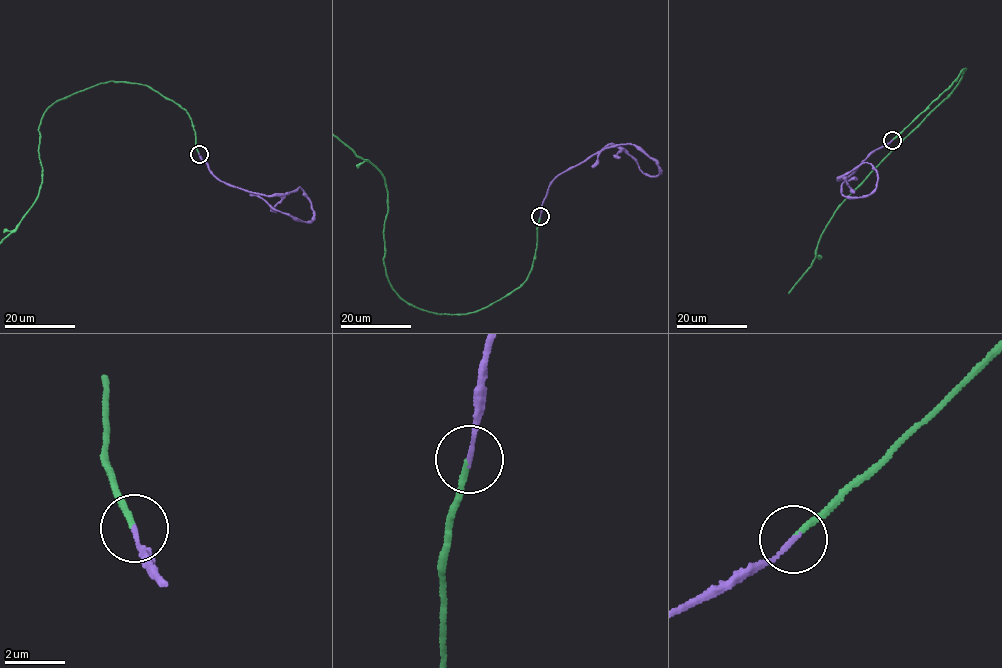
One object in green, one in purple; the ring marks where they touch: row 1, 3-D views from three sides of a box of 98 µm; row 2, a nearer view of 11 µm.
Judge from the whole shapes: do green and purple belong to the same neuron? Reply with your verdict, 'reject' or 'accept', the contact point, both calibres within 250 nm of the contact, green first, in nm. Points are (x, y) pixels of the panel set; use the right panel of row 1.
accept; place (892, 140); calibres 190 and 150 nm

